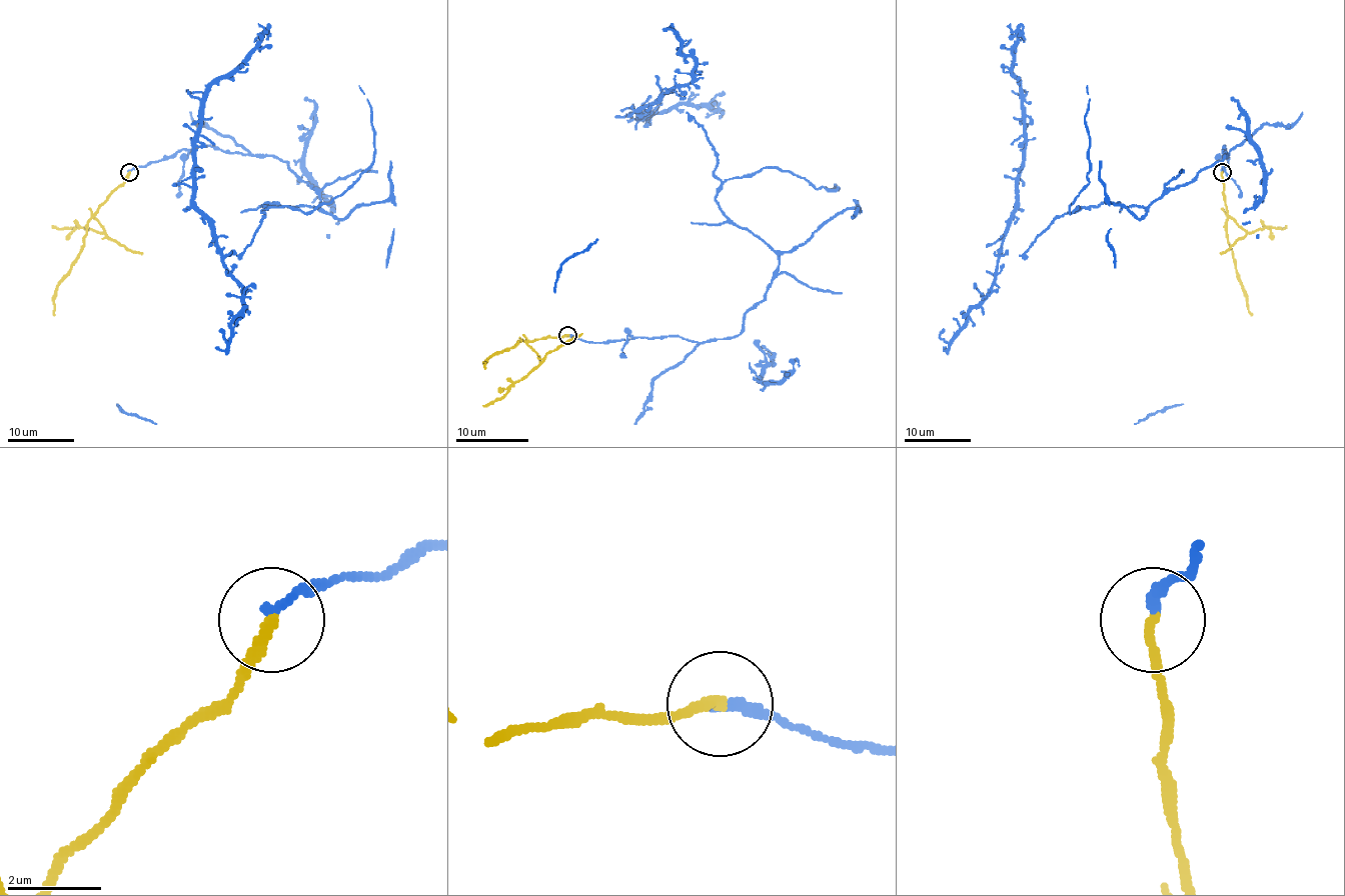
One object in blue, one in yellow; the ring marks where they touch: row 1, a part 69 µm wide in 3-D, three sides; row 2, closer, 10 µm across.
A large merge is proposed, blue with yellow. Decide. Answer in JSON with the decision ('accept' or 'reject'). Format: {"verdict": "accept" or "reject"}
{"verdict": "reject"}

